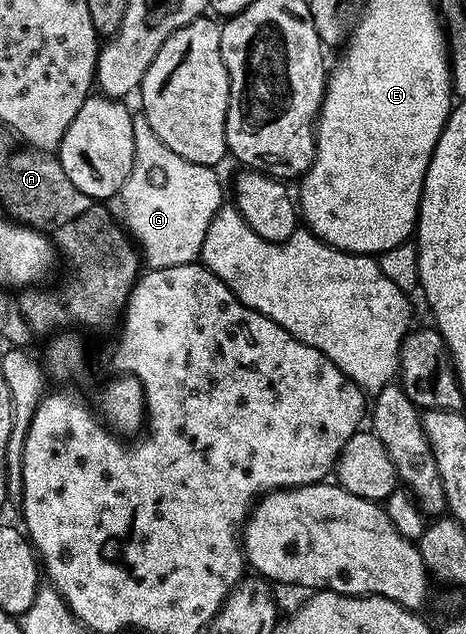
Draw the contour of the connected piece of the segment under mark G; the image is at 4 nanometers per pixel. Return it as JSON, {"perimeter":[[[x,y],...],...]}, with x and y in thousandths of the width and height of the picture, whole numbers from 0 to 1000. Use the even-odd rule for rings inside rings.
{"perimeter":[[[305,177],[285,178],[283,194],[288,259],[253,308],[253,319],[266,323],[264,355],[288,377],[318,426],[421,413],[433,397],[433,379],[442,379],[442,360],[451,360],[451,347],[483,317],[466,270],[451,262],[408,259],[408,252],[391,252],[382,240],[365,240],[365,233],[330,215],[330,202],[322,202],[322,189],[313,189]]]}

